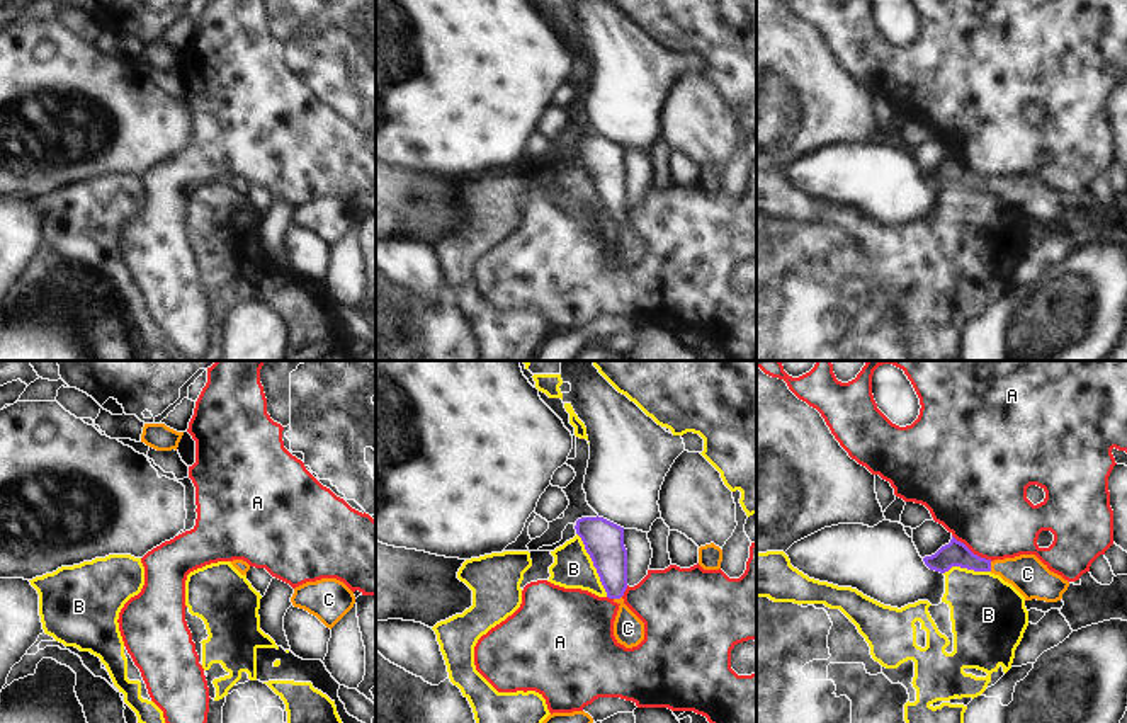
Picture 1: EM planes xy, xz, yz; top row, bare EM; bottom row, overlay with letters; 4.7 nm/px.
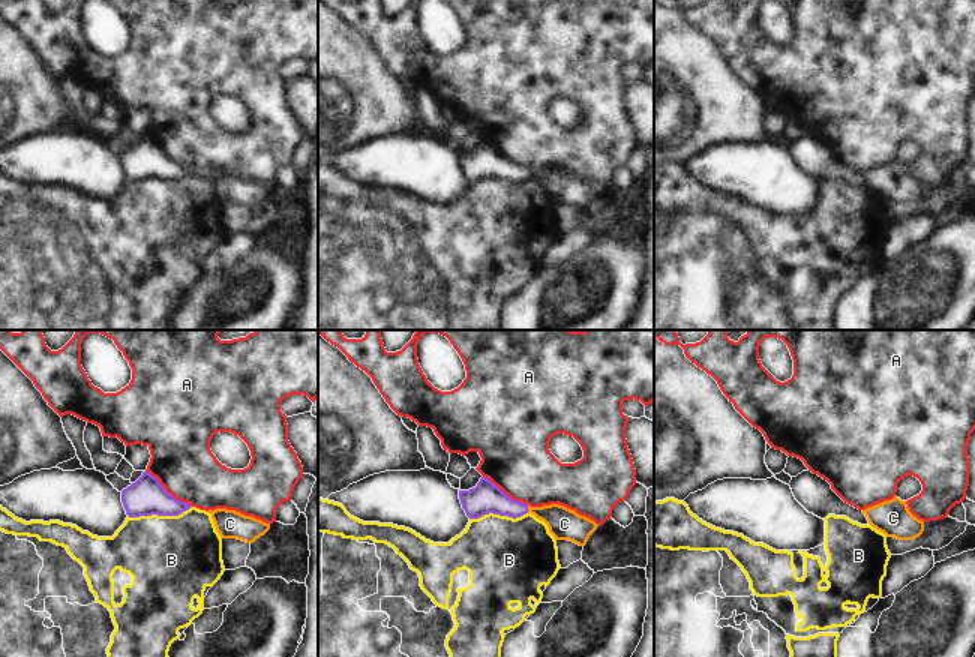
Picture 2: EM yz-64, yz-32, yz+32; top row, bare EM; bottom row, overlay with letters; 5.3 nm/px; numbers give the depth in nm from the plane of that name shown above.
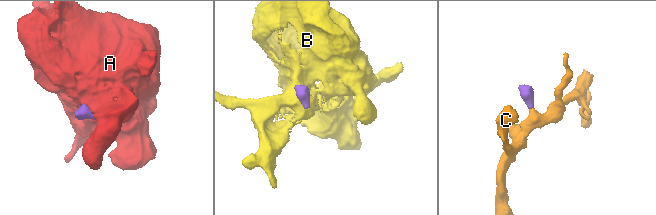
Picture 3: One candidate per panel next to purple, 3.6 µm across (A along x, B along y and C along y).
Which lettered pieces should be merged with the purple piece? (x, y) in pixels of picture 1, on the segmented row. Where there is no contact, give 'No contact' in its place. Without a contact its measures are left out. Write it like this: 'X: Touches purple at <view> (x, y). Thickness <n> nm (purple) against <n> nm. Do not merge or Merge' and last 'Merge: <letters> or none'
A: Touches purple at yz (971, 552). Thickness 120 nm (purple) against 420 nm. Do not merge
B: Touches purple at xz (594, 565). Thickness 190 nm (purple) against 190 nm. Do not merge
C: Touches purple at yz (990, 567). Thickness 120 nm (purple) against 180 nm. Merge
Merge: C.

